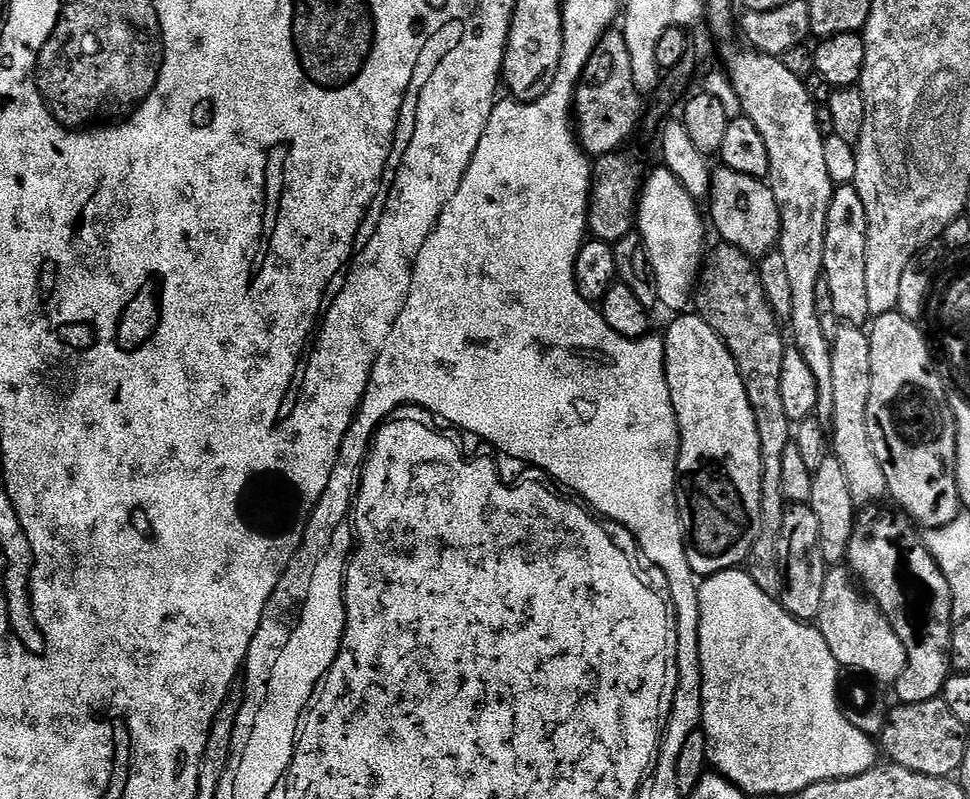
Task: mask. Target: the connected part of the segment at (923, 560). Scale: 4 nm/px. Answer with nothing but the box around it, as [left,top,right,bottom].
[867,530,954,704]

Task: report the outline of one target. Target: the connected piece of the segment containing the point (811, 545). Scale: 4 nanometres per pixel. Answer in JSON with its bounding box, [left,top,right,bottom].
[778,504,826,621]

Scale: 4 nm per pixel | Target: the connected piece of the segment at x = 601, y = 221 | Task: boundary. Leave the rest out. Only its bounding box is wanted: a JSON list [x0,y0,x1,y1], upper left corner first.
[588,150,646,246]

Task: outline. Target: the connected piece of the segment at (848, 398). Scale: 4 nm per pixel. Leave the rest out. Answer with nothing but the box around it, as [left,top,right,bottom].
[830,326,888,501]

